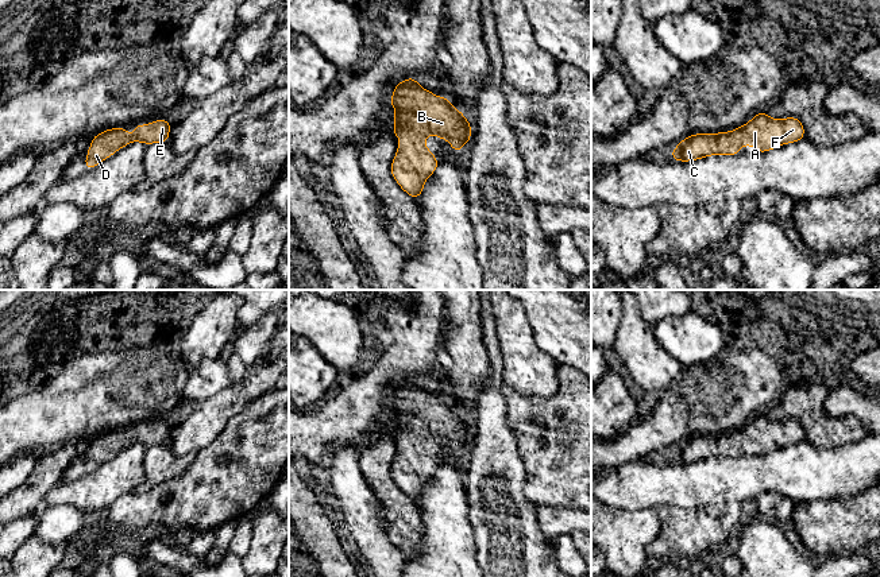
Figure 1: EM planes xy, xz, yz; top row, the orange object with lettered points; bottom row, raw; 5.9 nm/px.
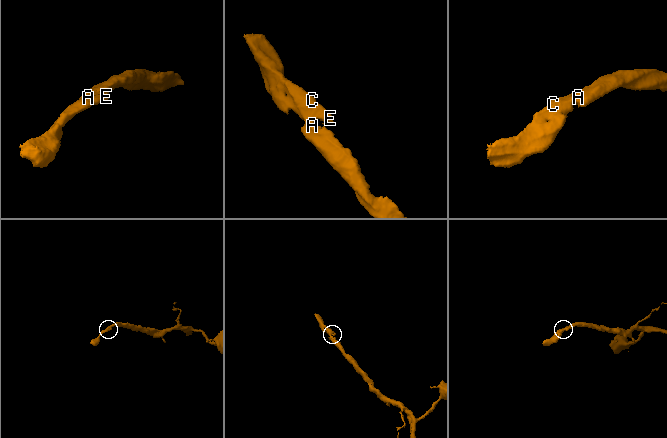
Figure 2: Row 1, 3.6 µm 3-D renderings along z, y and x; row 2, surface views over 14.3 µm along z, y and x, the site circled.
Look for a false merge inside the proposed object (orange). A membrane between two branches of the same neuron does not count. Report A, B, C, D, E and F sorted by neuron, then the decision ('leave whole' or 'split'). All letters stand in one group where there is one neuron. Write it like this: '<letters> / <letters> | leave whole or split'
A B C D E F | leave whole

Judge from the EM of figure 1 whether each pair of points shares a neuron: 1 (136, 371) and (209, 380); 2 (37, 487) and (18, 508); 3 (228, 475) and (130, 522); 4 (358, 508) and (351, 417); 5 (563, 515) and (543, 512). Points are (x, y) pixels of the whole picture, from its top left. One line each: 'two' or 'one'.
1: two
2: one
3: one
4: two
5: one

